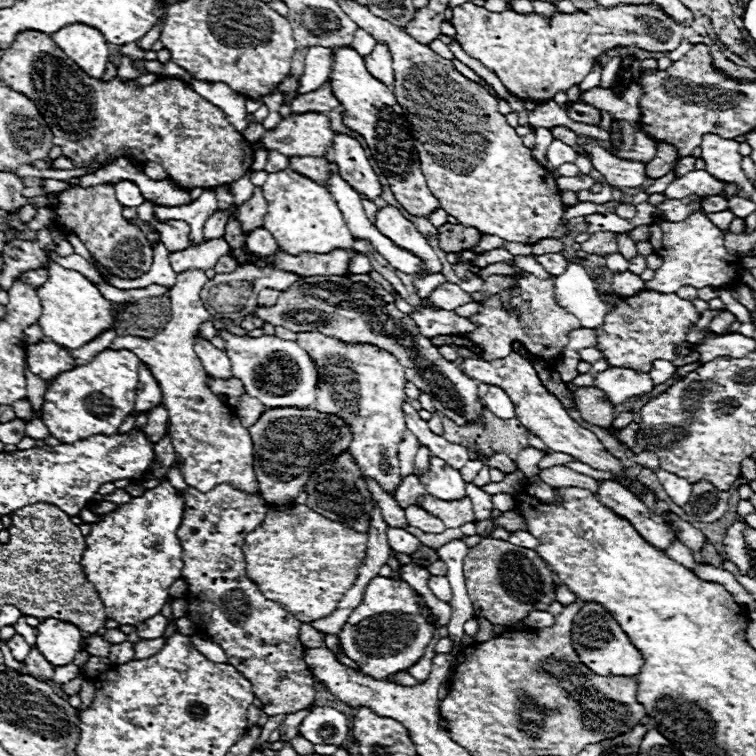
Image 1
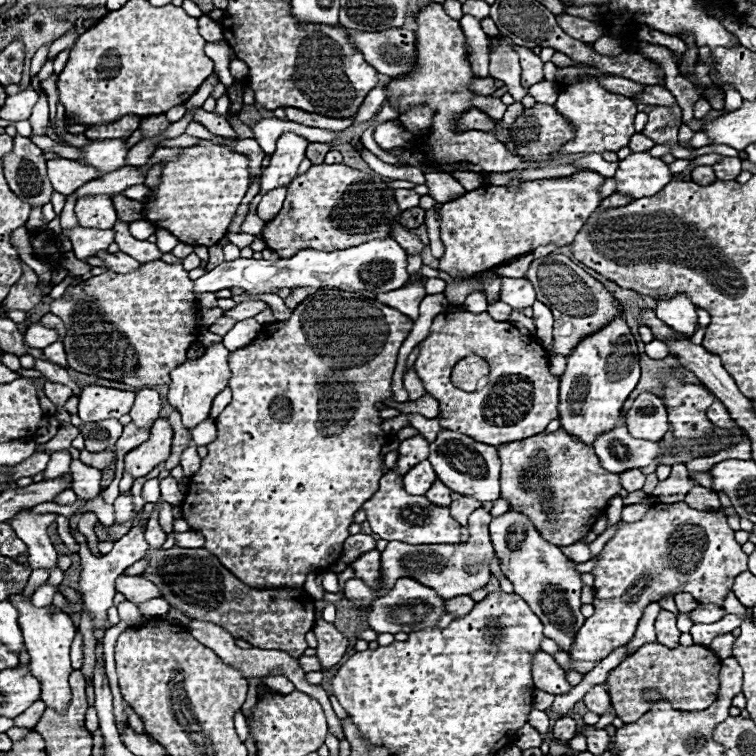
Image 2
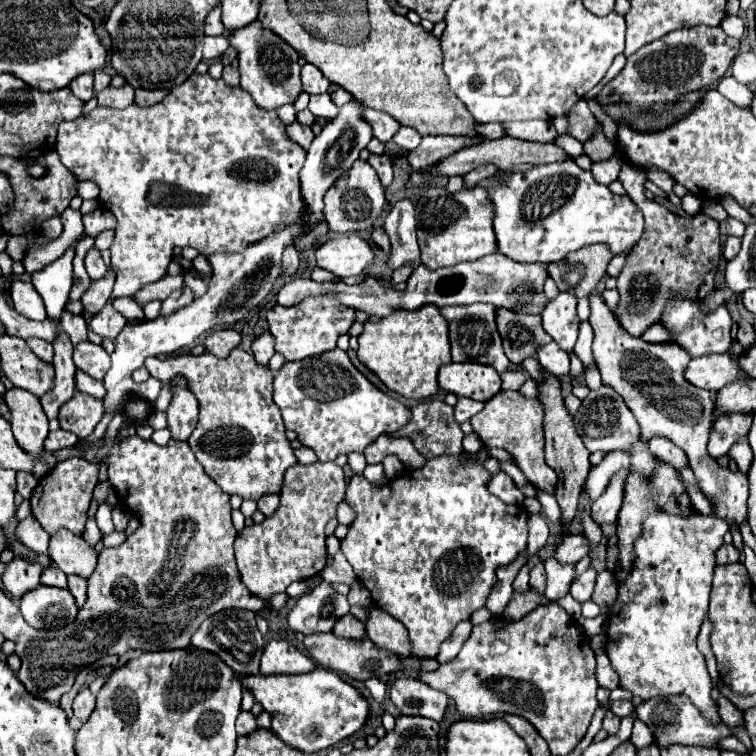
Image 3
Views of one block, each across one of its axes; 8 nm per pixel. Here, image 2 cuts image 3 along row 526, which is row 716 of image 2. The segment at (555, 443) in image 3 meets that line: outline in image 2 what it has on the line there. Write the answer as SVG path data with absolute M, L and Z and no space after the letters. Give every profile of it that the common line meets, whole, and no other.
M568 716L564 718L558 718L552 726L552 738L558 740L558 742L568 742L576 736L576 722Z

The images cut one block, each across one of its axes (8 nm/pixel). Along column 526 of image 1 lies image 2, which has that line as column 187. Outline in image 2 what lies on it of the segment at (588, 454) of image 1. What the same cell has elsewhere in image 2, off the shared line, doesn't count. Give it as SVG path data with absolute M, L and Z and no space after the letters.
M216 344L212 348L206 348L206 354L198 360L186 360L184 364L180 364L170 376L172 376L172 384L168 390L168 402L180 412L182 416L182 424L192 430L194 426L198 426L200 422L204 422L210 416L210 408L212 408L212 400L216 398L218 392L222 392L228 386L230 380L230 370L228 370L228 350L224 348L224 344Z

